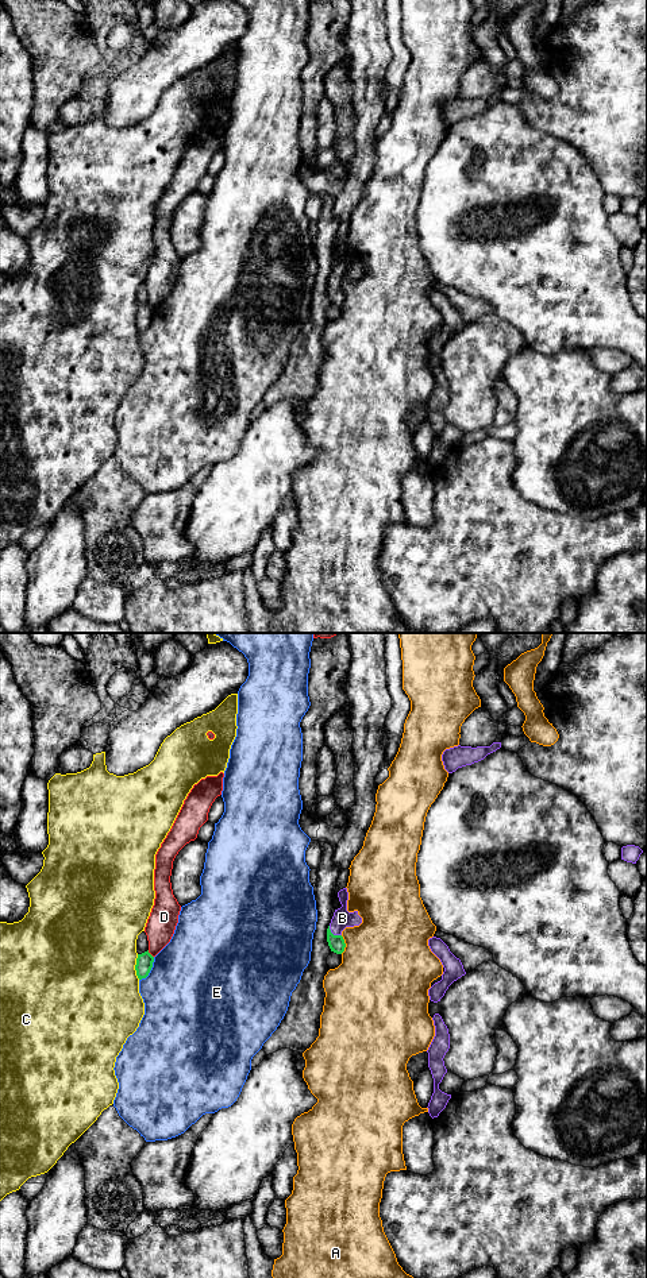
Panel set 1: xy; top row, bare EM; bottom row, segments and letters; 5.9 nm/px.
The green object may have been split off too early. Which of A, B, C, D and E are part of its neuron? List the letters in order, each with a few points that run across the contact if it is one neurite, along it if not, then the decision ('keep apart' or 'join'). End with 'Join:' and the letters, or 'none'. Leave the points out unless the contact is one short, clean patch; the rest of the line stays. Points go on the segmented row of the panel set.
A: line xy (341, 935), (345, 943), (342, 953); keep apart
B: line xy (337, 943), (332, 934), (342, 918); join
C: line xy (137, 954), (135, 975), (139, 979); keep apart
D: keep apart
E: keep apart
Join: B

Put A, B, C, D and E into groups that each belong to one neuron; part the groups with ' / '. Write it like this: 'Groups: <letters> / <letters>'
Groups: A / B / C / D / E

